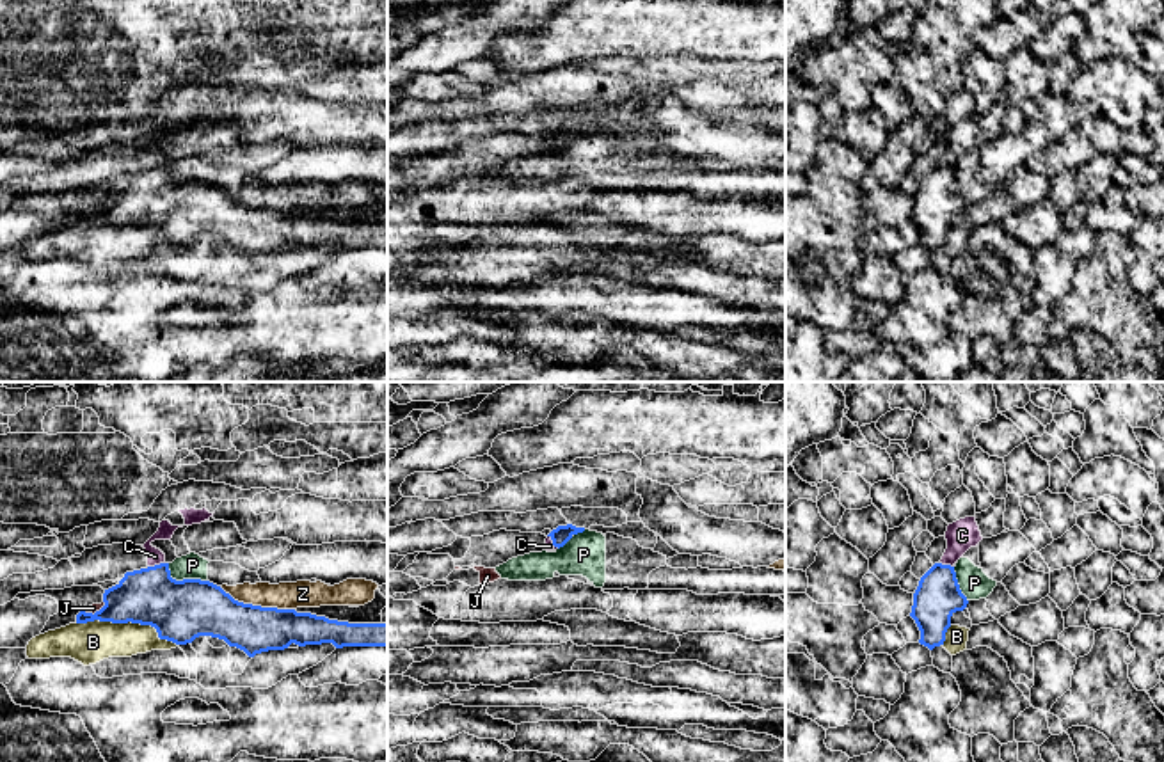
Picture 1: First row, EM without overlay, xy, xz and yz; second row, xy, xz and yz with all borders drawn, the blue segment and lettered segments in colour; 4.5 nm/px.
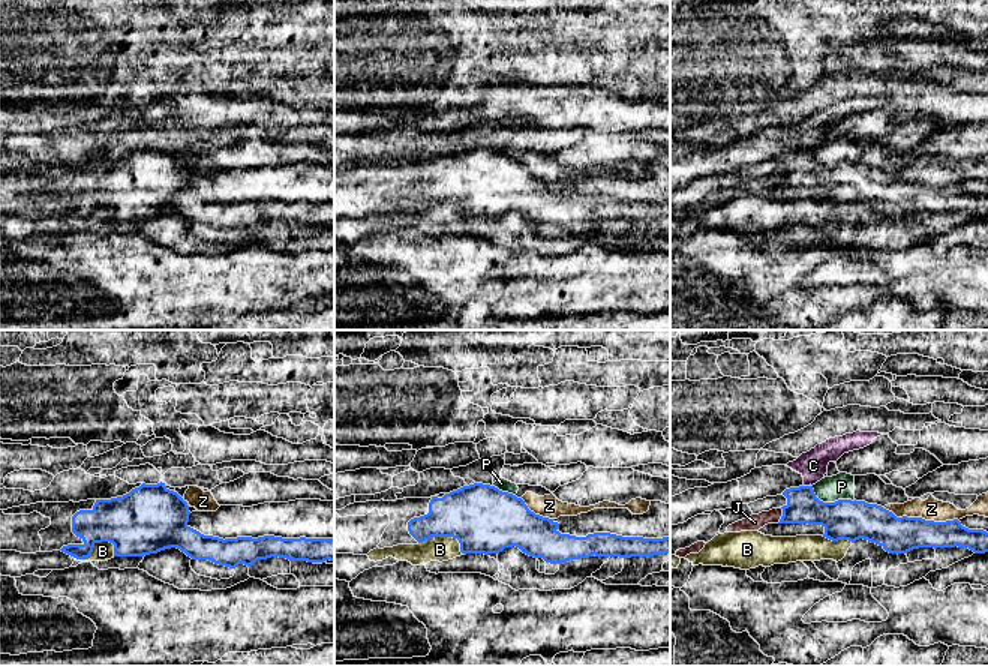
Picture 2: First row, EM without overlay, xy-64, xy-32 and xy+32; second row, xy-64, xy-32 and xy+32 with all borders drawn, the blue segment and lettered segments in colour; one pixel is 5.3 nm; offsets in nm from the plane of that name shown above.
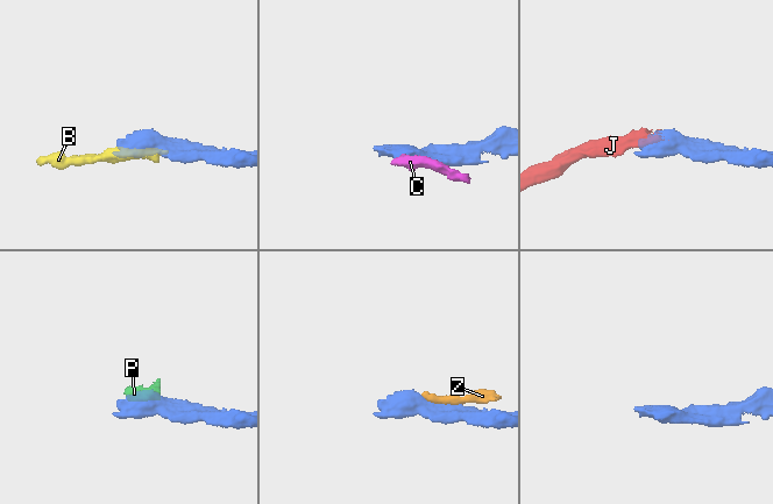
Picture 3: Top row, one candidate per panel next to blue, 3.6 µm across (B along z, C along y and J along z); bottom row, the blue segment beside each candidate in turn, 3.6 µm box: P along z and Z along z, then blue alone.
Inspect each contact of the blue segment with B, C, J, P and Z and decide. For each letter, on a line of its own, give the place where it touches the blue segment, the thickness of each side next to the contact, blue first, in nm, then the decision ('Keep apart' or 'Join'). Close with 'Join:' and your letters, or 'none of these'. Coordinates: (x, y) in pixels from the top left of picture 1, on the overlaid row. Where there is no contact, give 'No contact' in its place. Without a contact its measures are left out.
B: Touches blue at xy (128, 620). Thickness 280 nm (blue) against 190 nm. Keep apart
C: Touches blue at xy (155, 565). Thickness 280 nm (blue) against 80 nm. Keep apart
J: Touches blue at xy (96, 611). Thickness 260 nm (blue) against 40 nm. Keep apart
P: Touches blue at xy (183, 579). Thickness 280 nm (blue) against 110 nm. Keep apart
Z: Touches blue at xy (256, 606). Thickness 260 nm (blue) against 130 nm. Keep apart
Join: none of these

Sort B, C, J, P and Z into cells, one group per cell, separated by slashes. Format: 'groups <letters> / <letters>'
groups B / C / J P Z

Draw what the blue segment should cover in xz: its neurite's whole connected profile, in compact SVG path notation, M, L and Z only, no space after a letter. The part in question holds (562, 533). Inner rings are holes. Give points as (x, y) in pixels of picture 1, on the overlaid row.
M572 524L558 526L547 536L553 540L554 547L563 547L574 535L583 533L585 528L576 528Z

